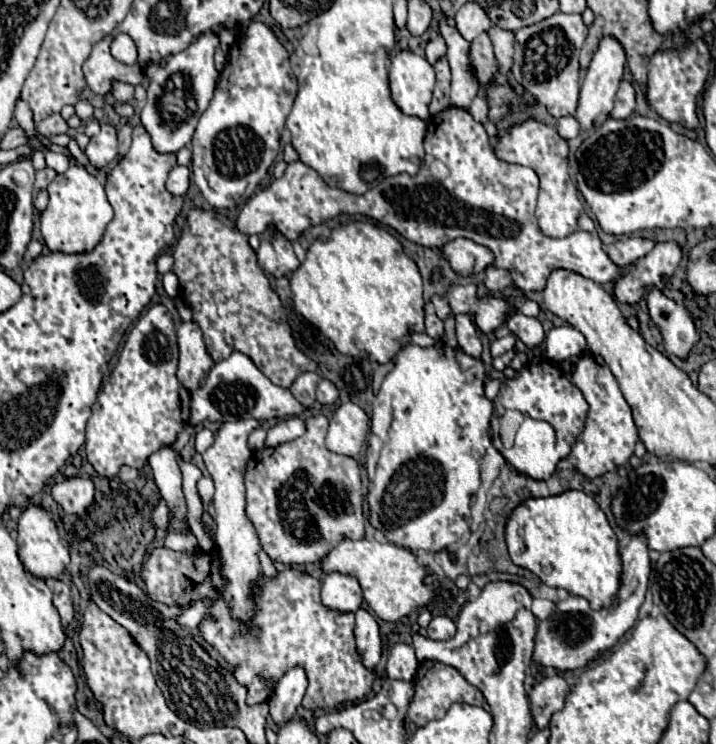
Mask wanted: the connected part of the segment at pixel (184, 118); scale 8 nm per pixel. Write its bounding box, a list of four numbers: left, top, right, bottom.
[141,30,219,152]

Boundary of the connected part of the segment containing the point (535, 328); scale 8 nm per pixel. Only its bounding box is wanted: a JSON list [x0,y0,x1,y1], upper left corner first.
[507,312,545,348]

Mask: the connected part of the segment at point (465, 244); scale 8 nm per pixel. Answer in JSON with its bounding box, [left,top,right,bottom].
[443,238,493,276]

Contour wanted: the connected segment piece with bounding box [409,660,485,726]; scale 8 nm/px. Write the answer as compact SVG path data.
M431 660L421 662L419 670L415 674L415 698L409 706L409 720L415 726L425 726L431 720L443 718L453 702L467 702L471 706L483 706L485 698L453 666L447 666L447 664L441 664L441 662L431 662Z

